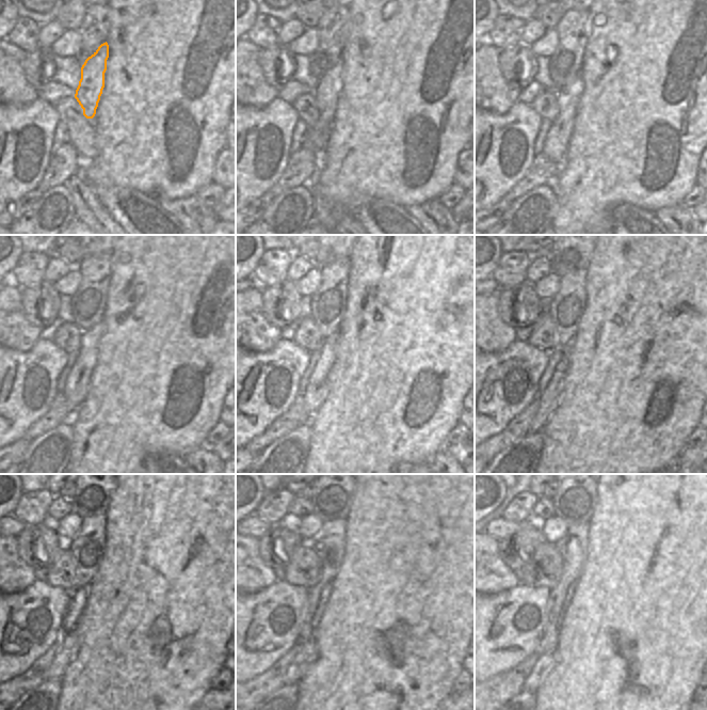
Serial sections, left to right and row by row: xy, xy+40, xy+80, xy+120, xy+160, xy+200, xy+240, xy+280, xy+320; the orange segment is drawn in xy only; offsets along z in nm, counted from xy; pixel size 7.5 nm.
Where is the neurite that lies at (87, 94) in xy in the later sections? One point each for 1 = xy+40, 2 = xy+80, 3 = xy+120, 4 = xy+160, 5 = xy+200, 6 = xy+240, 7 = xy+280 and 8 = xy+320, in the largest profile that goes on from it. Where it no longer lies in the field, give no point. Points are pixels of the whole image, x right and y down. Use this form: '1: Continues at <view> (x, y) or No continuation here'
1: Continues at xy+40 (326, 92)
2: Continues at xy+80 (555, 147)
3: Continues at xy+120 (76, 389)
4: Continues at xy+160 (315, 393)
5: Continues at xy+200 (549, 397)
6: Continues at xy+240 (69, 640)
7: Continues at xy+280 (302, 660)
8: Continues at xy+320 (546, 662)

